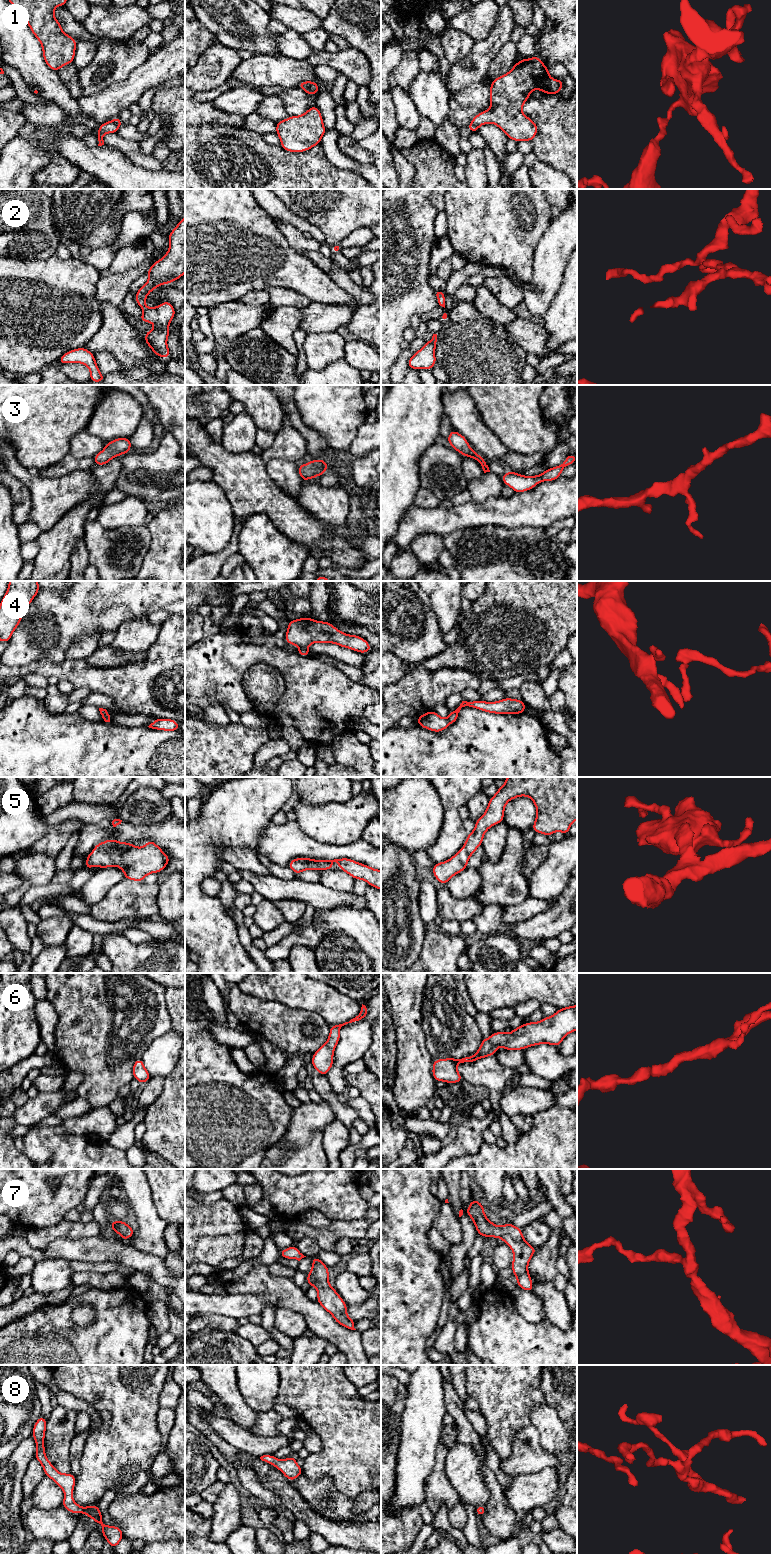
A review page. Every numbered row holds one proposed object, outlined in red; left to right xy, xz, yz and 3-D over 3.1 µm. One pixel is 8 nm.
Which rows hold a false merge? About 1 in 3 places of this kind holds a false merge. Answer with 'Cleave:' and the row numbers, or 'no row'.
Cleave: 1, 4

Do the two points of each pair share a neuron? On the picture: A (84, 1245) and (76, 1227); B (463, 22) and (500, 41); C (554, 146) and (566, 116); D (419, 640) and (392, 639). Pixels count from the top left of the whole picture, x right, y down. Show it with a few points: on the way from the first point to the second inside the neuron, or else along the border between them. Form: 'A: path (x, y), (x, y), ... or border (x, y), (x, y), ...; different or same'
A: border (98, 1235), (57, 1239); different
B: border (497, 13), (491, 32), (485, 38), (475, 41); different
C: path (561, 139), (566, 134), (566, 123); same
D: path (412, 639), (399, 639); same

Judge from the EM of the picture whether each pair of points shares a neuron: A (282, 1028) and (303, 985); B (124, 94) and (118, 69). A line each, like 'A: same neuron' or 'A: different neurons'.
A: different neurons
B: different neurons

